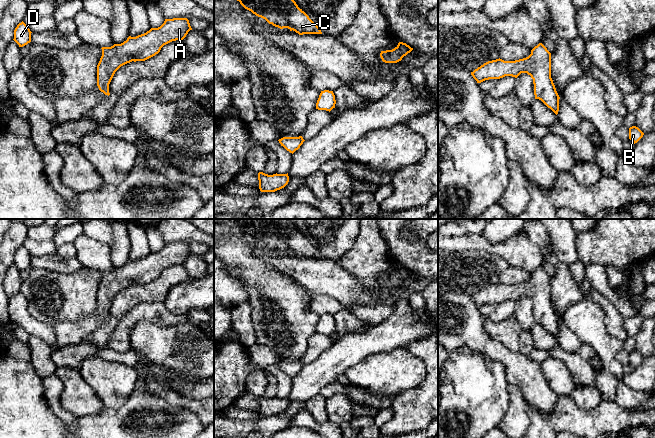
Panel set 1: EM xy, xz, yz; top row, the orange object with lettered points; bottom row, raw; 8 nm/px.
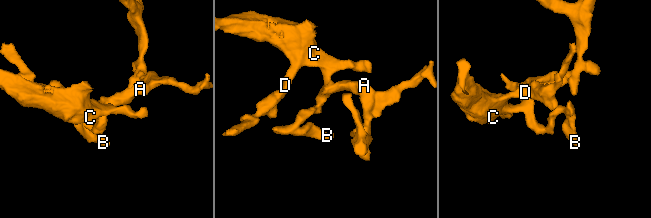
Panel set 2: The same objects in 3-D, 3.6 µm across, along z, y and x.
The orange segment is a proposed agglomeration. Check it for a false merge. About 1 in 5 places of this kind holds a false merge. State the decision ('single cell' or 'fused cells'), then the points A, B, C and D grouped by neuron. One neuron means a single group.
single cell; A B C D

